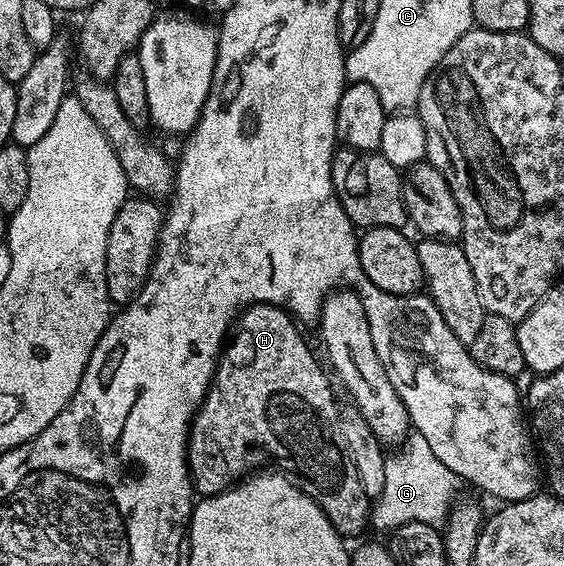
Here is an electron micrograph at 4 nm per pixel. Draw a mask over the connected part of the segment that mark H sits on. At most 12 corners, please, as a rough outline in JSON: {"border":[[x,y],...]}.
{"border":[[270,303],[238,316],[190,424],[218,495],[282,463],[339,535],[372,500],[331,376]]}

